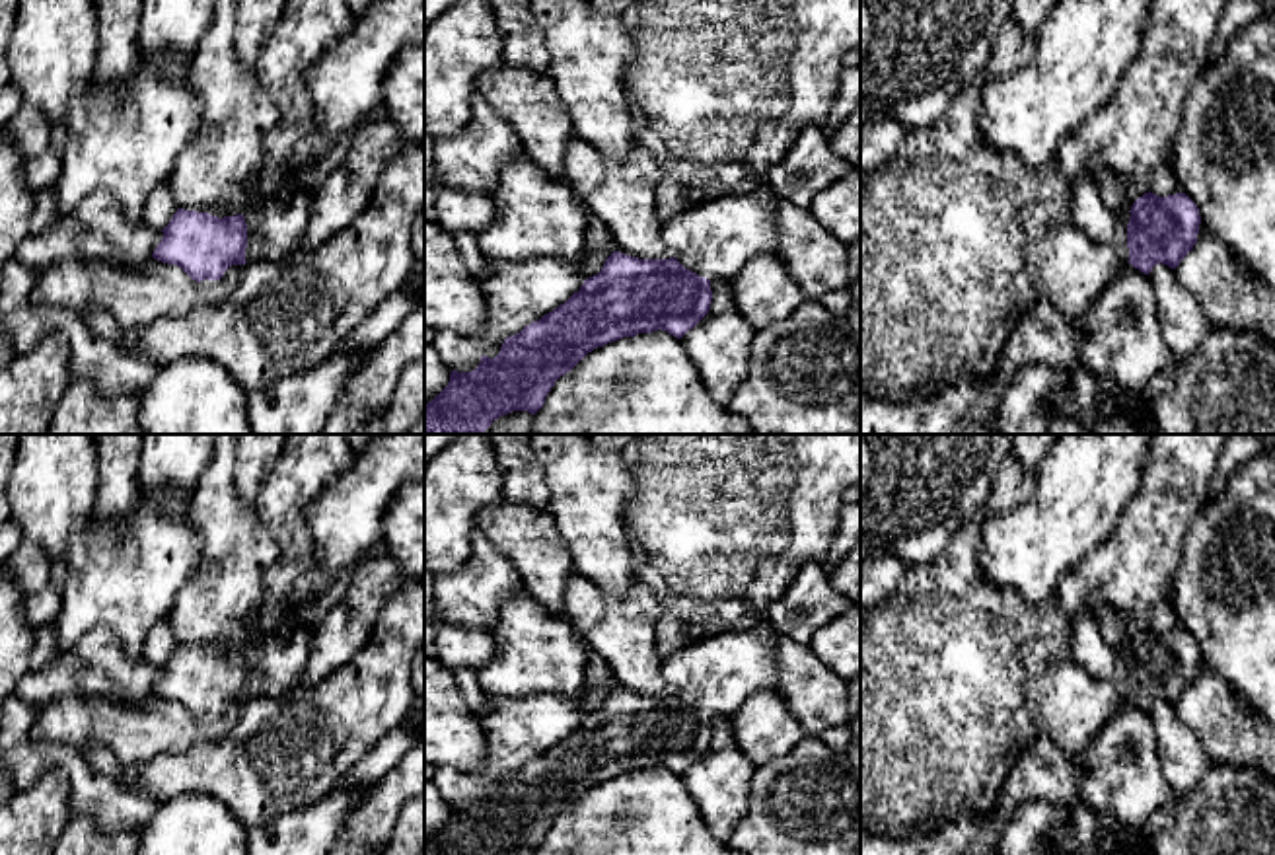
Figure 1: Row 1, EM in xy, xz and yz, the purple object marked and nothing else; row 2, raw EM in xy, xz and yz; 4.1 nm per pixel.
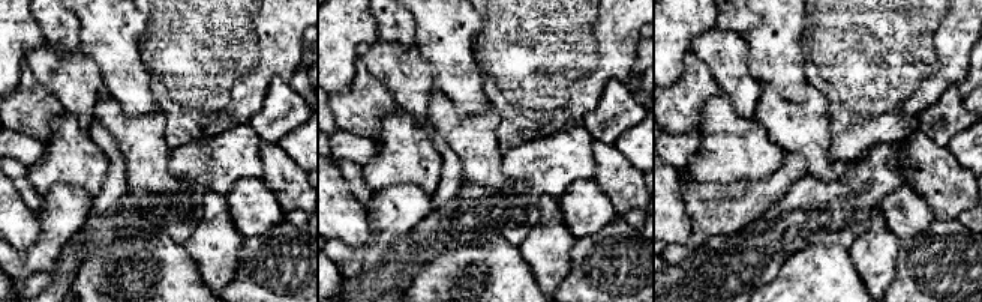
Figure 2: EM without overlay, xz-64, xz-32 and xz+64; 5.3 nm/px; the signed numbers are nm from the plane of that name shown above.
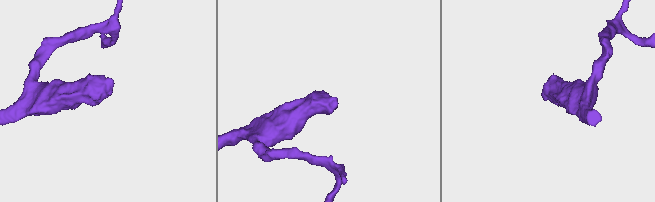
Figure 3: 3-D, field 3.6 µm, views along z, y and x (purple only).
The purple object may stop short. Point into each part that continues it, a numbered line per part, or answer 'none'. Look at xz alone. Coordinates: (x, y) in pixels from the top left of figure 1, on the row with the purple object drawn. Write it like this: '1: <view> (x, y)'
1: xz (715, 240)

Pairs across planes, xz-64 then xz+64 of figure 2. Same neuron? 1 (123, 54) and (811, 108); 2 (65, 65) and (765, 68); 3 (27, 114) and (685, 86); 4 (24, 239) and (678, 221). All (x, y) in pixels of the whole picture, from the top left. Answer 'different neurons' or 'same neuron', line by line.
1: different neurons
2: different neurons
3: same neuron
4: same neuron

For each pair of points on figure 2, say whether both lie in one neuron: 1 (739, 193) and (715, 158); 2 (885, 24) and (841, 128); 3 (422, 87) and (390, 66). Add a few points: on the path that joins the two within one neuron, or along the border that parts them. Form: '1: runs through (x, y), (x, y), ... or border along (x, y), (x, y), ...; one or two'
1: border along (766, 178), (739, 179), (729, 184), (697, 182); two
2: runs through (885, 50), (885, 60), (874, 95), (867, 102); one
3: runs through (414, 81), (398, 68); one

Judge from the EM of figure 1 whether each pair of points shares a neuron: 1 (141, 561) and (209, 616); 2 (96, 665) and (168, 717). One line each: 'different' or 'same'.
1: different
2: different

